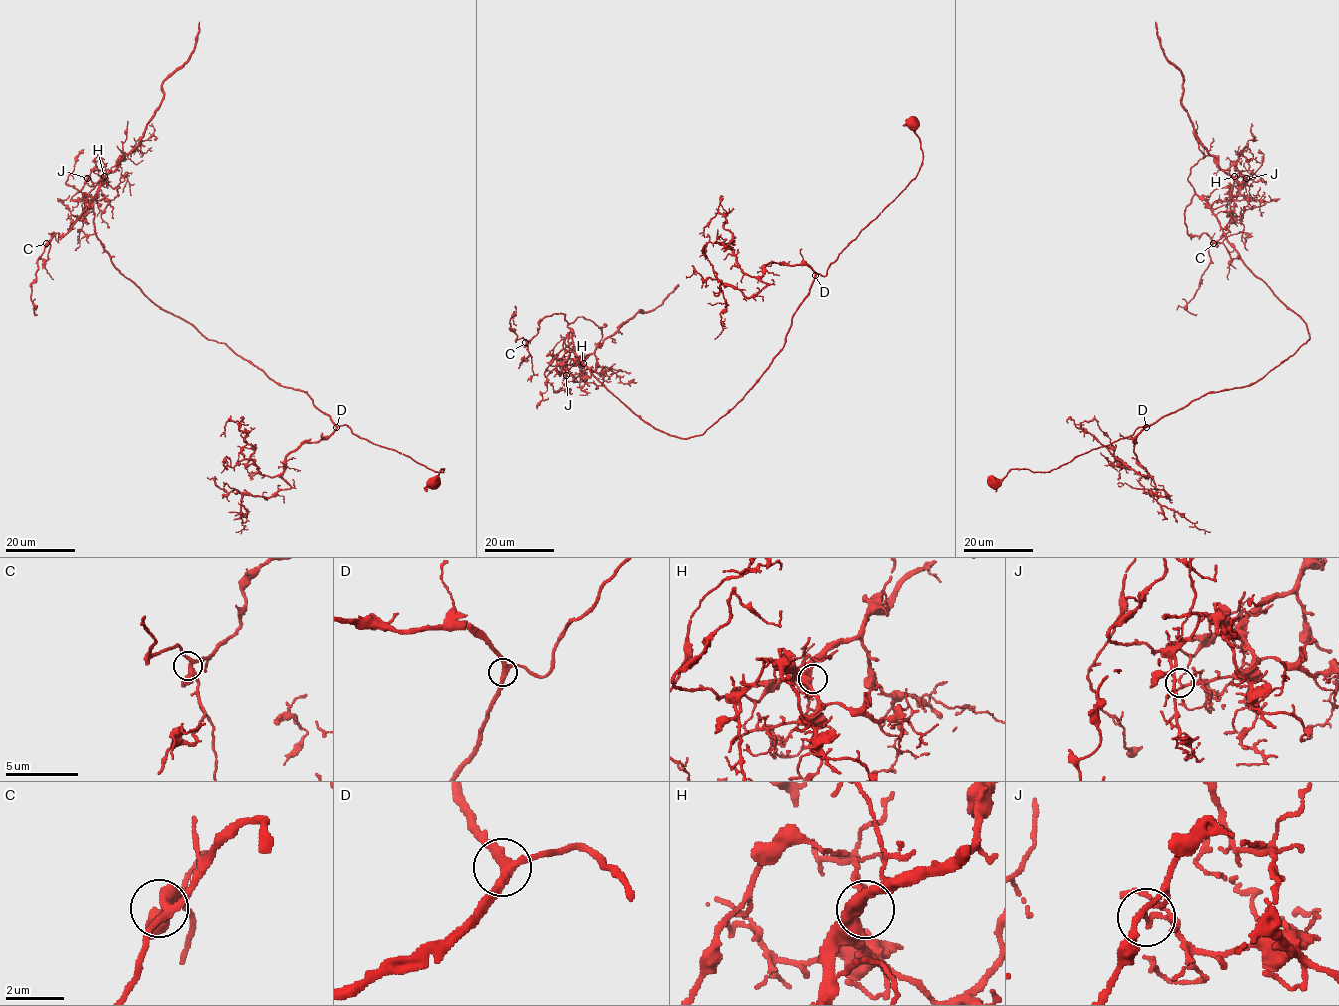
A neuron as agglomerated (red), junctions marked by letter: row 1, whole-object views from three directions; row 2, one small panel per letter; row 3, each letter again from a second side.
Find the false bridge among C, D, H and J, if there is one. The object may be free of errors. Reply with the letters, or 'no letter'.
J

